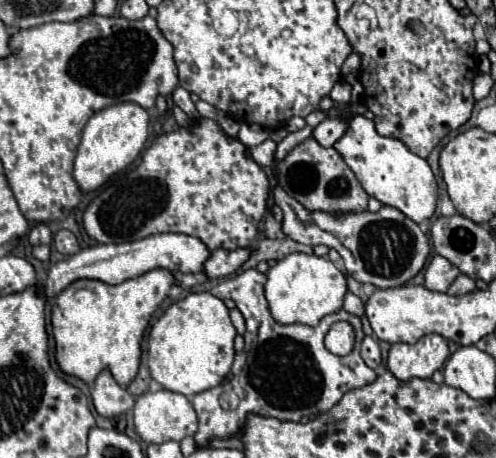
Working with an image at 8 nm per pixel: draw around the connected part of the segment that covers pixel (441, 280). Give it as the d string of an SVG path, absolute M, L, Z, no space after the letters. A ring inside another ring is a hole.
M434 254L424 272L424 286L432 292L446 292L458 274L460 274L460 270L454 264L450 264L446 258Z

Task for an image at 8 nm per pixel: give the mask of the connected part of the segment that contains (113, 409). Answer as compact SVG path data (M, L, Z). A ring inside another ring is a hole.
M104 370L92 384L92 404L96 412L104 418L114 418L124 414L134 406L134 398L124 390L108 370Z

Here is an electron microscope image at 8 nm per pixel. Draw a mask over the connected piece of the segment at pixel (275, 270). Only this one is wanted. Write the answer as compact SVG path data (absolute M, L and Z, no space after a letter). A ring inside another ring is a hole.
M296 252L288 254L286 258L278 260L274 266L268 268L264 294L270 314L278 324L316 326L326 314L342 308L342 300L346 294L346 278L328 258Z

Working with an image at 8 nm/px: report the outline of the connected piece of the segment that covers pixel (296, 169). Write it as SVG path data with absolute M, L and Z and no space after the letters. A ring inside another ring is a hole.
M306 138L298 144L288 156L276 164L278 184L298 202L304 204L306 210L330 212L330 214L348 214L348 212L364 212L368 206L368 194L356 180L354 172L346 166L336 148L324 148L314 138Z

